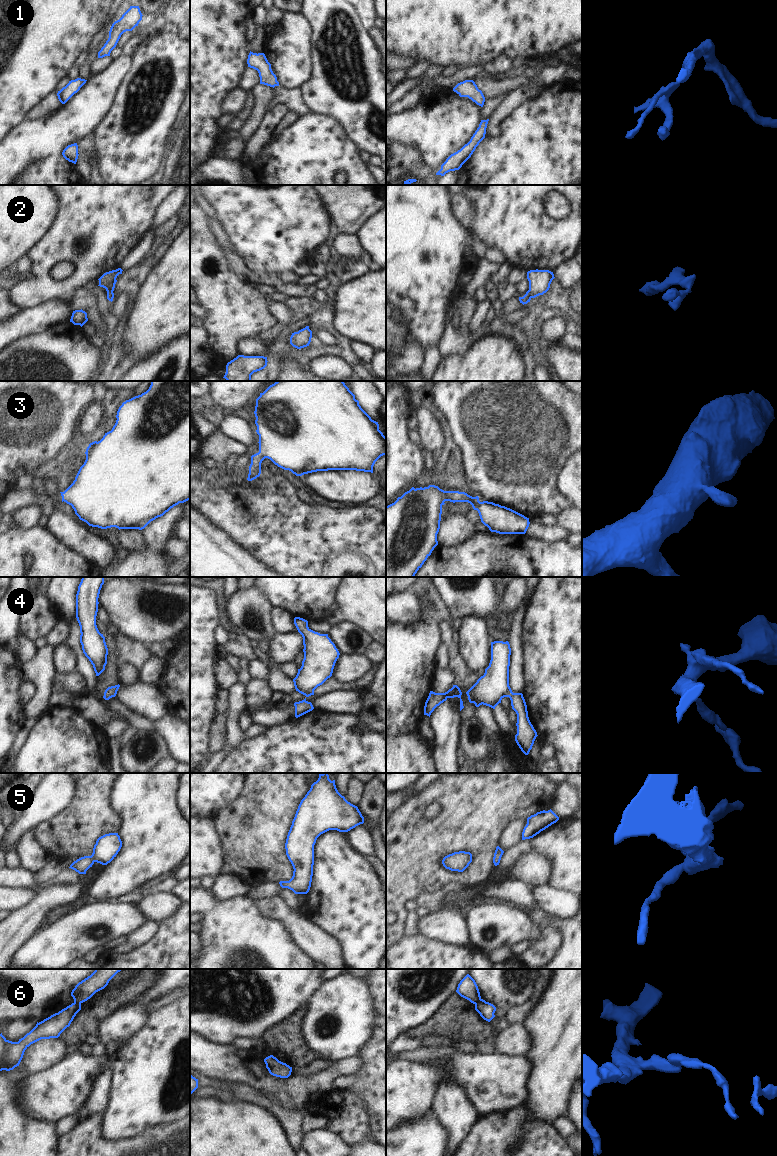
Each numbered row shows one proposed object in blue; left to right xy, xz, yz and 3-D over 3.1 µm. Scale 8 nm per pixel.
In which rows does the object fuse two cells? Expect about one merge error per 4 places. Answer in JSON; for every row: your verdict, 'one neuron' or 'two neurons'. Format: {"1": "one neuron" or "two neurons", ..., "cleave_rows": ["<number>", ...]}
{"1": "one neuron", "2": "one neuron", "3": "one neuron", "4": "one neuron", "5": "one neuron", "6": "two neurons", "cleave_rows": ["6"]}

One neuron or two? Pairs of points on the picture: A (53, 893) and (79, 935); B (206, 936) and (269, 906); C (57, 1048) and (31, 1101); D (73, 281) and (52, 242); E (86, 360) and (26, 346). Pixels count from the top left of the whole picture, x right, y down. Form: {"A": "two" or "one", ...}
{"A": "two", "B": "two", "C": "two", "D": "one", "E": "one"}

